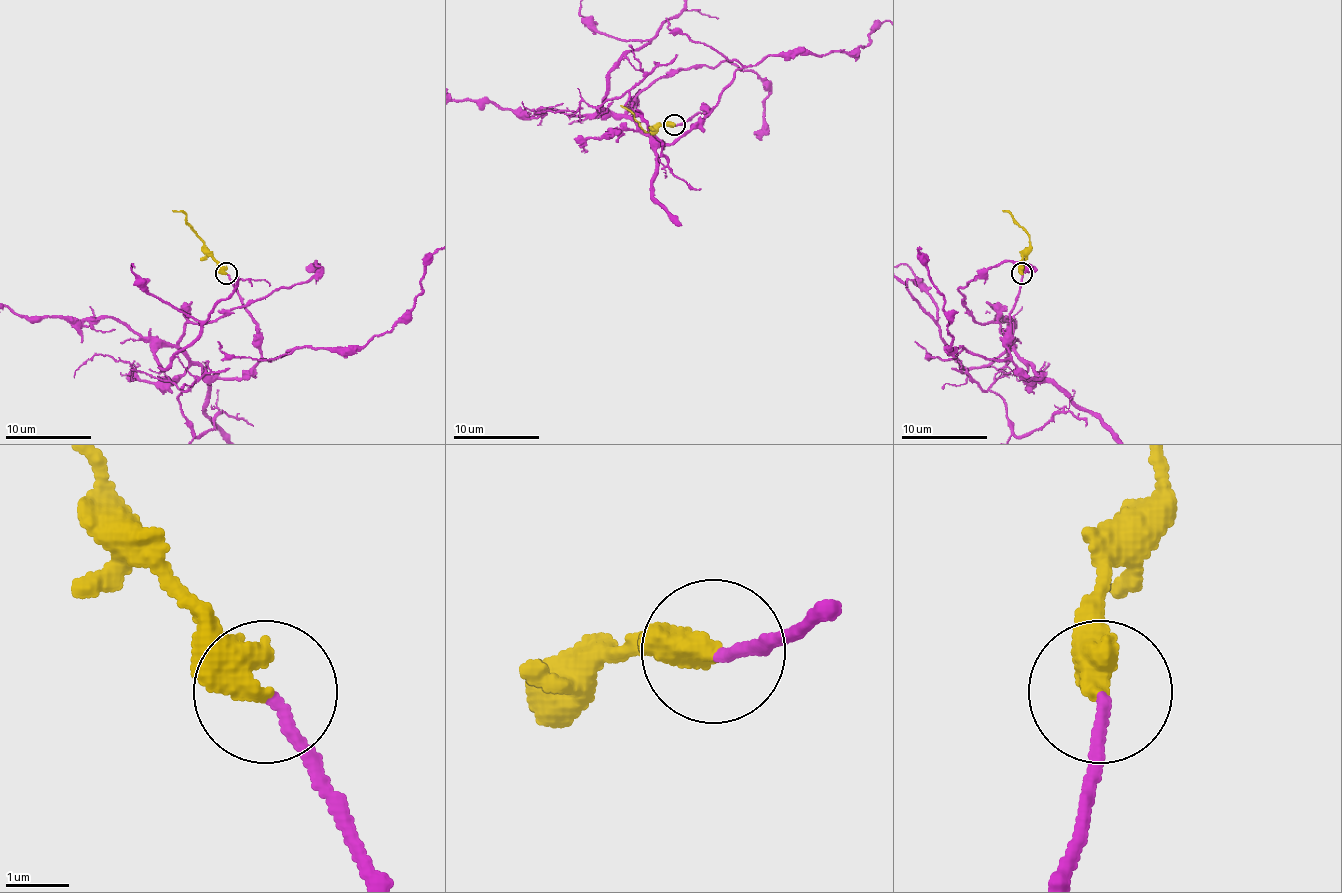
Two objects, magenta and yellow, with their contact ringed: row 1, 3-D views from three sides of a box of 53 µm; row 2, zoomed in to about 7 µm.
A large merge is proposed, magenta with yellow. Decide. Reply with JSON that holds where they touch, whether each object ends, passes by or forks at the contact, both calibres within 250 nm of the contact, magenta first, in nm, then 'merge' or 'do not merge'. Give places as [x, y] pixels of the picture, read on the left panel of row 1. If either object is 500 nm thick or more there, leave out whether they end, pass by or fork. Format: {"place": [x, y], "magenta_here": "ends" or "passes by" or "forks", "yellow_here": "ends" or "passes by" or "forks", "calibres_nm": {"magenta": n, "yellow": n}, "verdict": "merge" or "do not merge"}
{"place": [226, 273], "magenta_here": "ends", "yellow_here": "ends", "calibres_nm": {"magenta": 160, "yellow": 480}, "verdict": "merge"}

